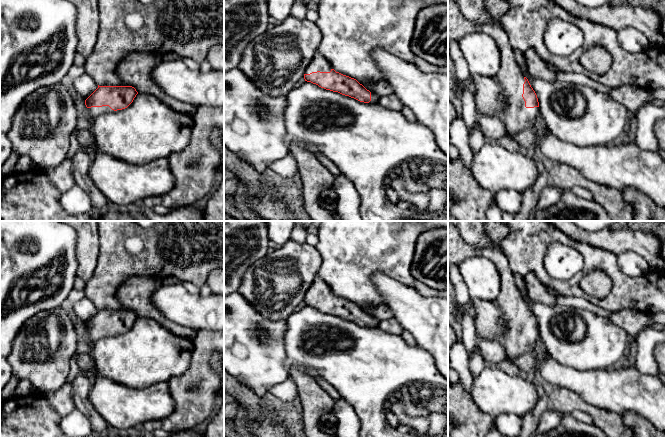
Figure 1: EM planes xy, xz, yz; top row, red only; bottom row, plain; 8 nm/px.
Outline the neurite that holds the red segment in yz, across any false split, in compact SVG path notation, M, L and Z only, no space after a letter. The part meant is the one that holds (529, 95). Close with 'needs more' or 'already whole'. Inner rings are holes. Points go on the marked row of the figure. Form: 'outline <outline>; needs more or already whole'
outline M486 0L485 7L490 15L490 20L484 24L476 24L462 14L459 6L454 1L448 1L448 41L459 41L472 32L489 34L495 40L501 54L501 67L497 78L506 97L506 106L502 119L507 133L514 136L517 132L533 126L539 114L539 102L535 91L516 62L514 50L509 43L507 33L499 25L499 19L509 9L508 2L506 0Z; needs more

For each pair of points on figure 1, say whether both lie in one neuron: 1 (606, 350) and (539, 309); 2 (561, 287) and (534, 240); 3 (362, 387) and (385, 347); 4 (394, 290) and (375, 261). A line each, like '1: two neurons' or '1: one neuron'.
1: one neuron
2: one neuron
3: one neuron
4: two neurons

